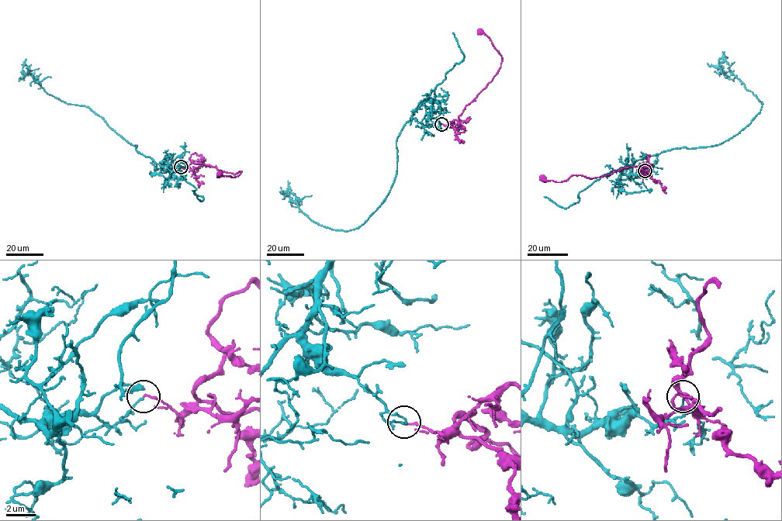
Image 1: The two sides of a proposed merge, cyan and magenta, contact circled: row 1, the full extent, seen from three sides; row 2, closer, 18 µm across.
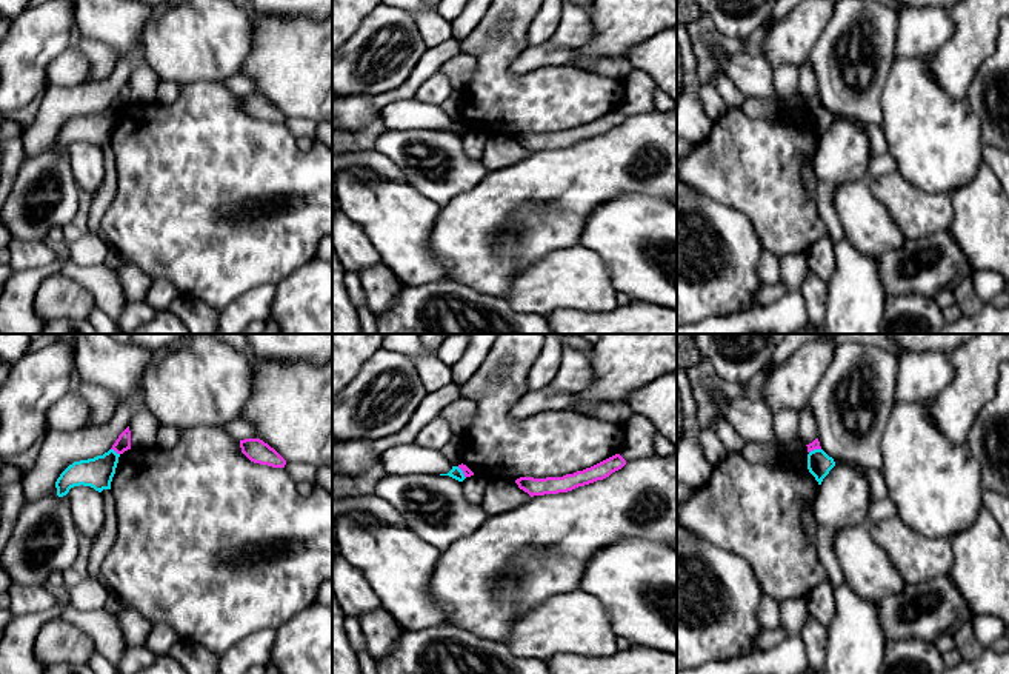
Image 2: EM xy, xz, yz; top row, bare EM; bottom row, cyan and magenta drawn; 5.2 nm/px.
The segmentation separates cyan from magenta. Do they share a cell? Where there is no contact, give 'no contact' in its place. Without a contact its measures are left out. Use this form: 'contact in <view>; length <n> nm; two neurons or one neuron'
contact in xy; length 60 nm; two neurons

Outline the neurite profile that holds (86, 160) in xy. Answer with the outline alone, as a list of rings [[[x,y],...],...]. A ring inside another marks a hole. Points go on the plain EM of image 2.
[[[80,140],[71,143],[68,151],[77,185],[94,194],[106,172],[102,149],[91,142]]]

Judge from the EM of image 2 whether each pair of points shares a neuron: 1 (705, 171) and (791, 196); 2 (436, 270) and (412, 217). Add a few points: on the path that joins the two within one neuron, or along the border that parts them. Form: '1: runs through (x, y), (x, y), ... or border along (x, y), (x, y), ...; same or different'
1: runs through (726, 171), (752, 171), (769, 188); same
2: runs through (423, 257), (412, 246), (412, 230); same

